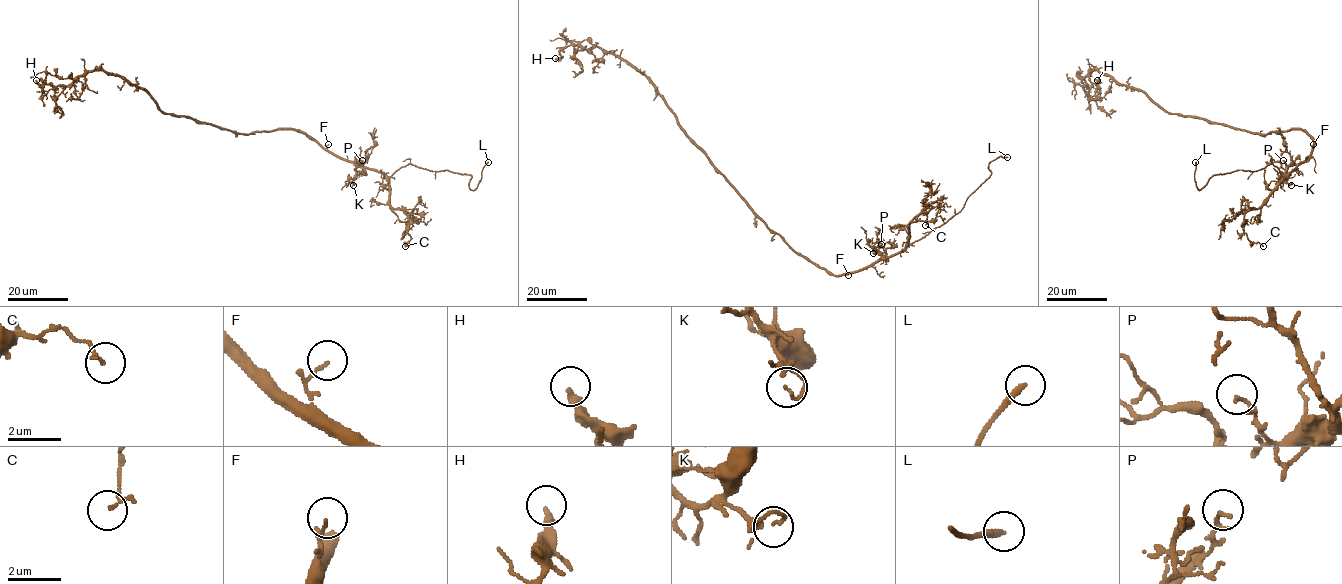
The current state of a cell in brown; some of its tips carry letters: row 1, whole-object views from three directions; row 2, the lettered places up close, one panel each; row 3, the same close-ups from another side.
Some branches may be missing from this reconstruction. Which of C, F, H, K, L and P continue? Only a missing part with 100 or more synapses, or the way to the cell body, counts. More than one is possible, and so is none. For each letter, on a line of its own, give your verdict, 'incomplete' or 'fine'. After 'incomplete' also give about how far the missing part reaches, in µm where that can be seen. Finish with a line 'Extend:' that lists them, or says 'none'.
C: fine
F: fine
H: fine
K: fine
L: incomplete; about 20 µm are missing
P: fine
Extend: L

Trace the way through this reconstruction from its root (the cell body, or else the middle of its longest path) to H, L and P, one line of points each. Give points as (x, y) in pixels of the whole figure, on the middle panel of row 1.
H: (772, 231), (688, 136), (646, 77), (596, 46), (569, 45), (555, 58)
L: (772, 231), (833, 275), (855, 272), (902, 252), (945, 223), (990, 176), (989, 163), (1007, 157)
P: (772, 231), (795, 251), (836, 275), (873, 265), (881, 256), (878, 249), (881, 244)

